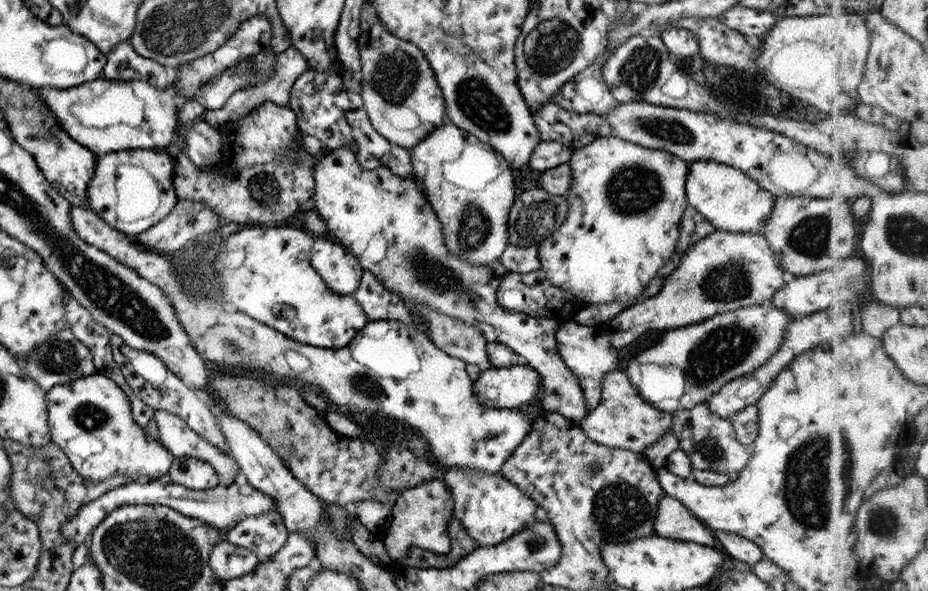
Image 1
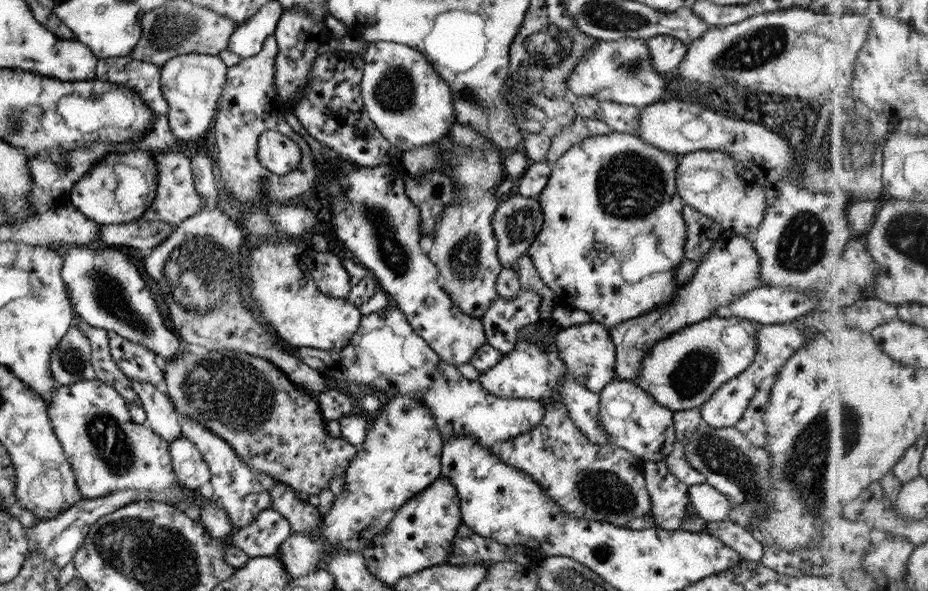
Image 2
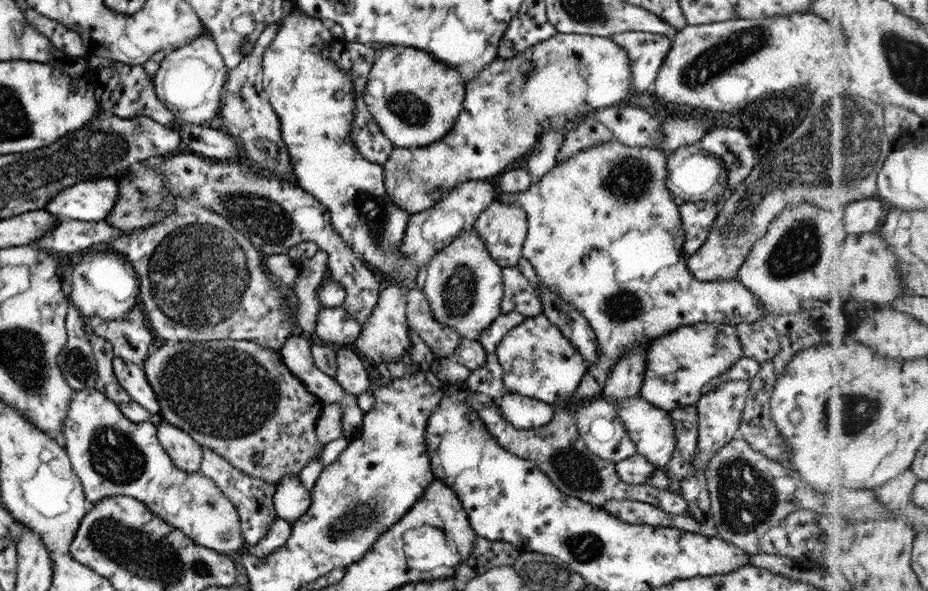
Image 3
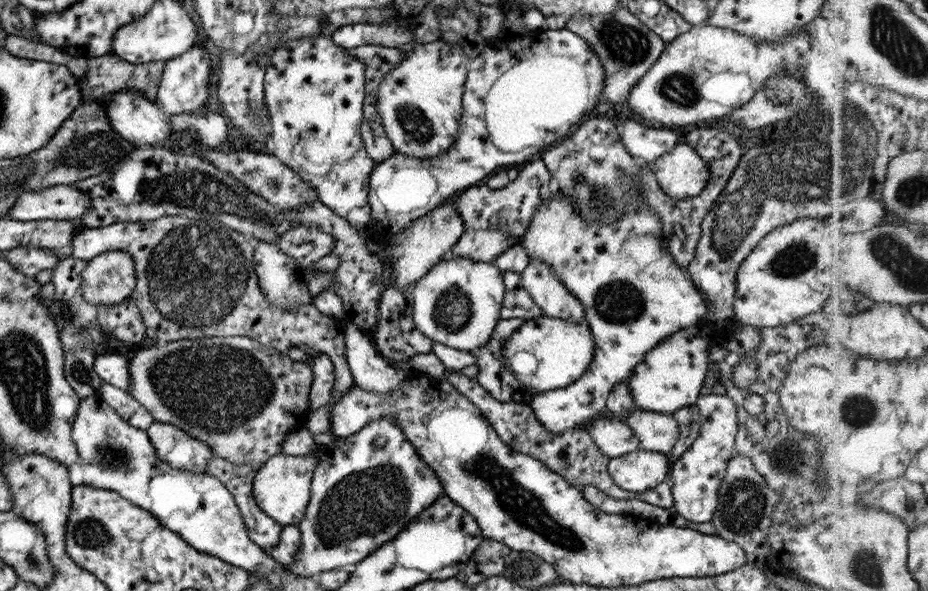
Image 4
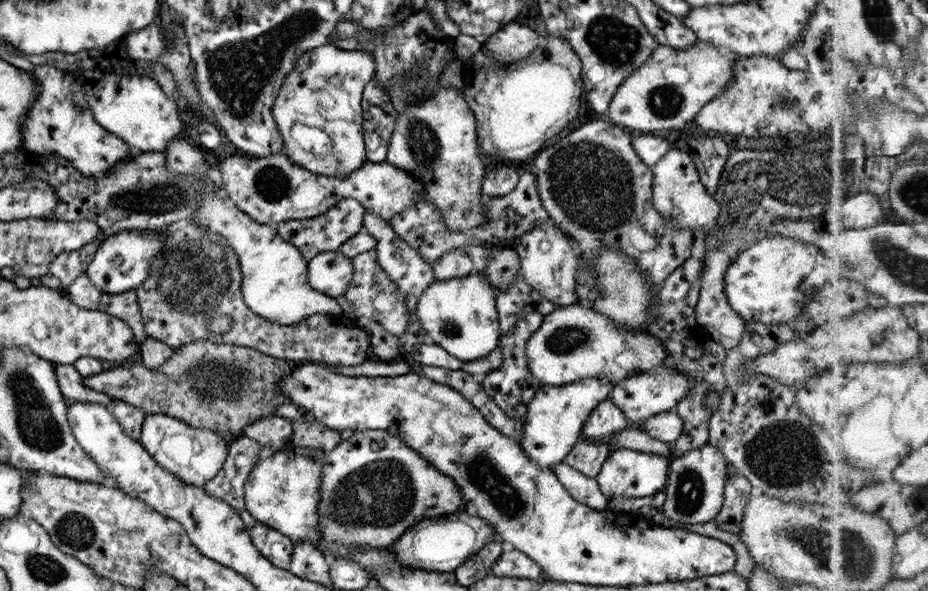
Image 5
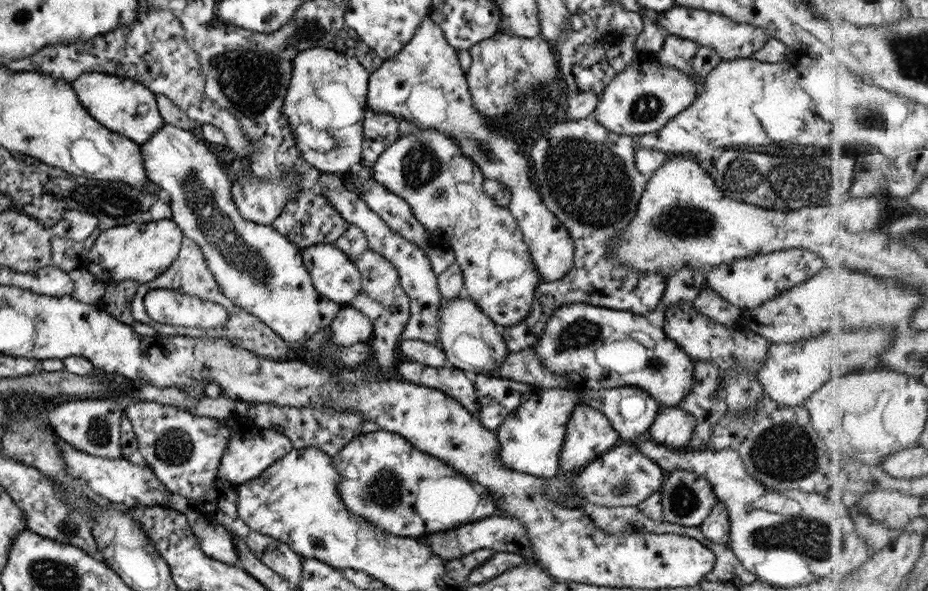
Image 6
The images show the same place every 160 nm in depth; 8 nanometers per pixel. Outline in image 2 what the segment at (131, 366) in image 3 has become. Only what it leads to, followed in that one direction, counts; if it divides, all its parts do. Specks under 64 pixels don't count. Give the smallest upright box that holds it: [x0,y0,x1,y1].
[130,381,181,442]

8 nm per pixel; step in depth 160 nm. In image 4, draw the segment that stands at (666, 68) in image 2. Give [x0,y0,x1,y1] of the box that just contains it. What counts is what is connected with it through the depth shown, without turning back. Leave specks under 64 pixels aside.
[565,7,665,103]

